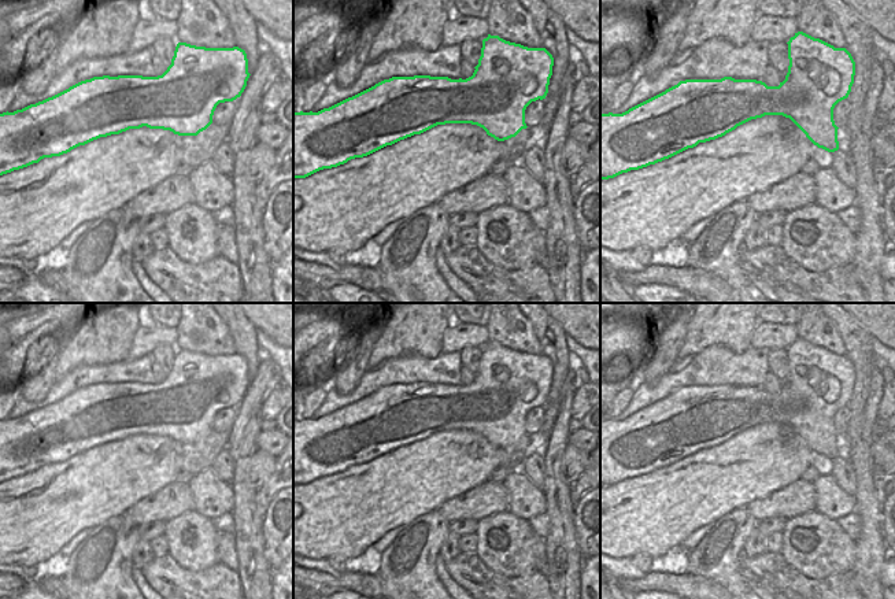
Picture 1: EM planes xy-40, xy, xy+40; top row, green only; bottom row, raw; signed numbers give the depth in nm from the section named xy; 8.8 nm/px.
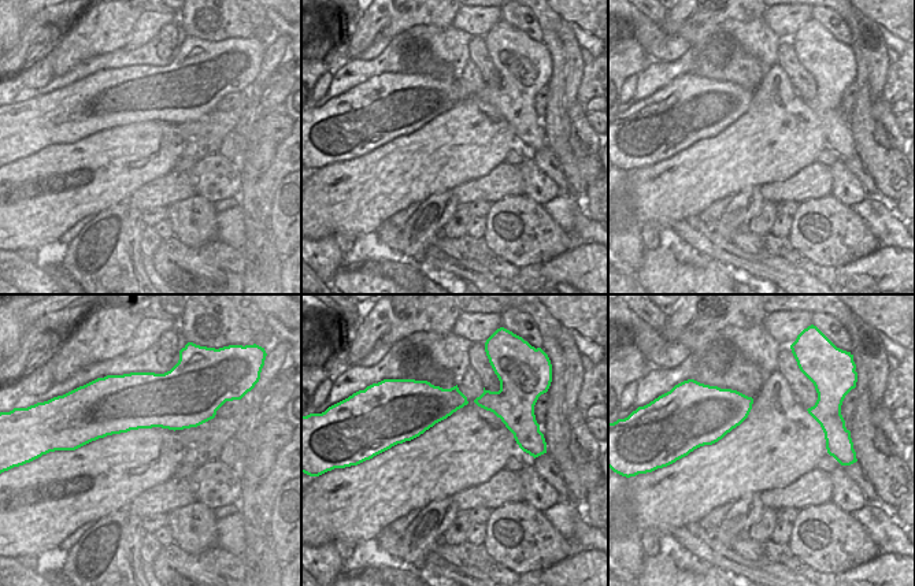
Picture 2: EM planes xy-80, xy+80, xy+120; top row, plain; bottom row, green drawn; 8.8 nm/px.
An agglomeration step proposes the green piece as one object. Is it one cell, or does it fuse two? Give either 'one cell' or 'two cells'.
two cells

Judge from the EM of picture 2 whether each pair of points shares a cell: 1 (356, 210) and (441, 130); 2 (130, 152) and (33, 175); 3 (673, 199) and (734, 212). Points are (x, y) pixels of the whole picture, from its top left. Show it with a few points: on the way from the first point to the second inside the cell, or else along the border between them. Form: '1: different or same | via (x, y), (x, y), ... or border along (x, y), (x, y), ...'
1: same | via (377, 189), (386, 180), (397, 174), (421, 151)
2: same | via (106, 163), (84, 163), (69, 170), (58, 170)
3: different | border along (758, 186), (747, 186), (733, 196)

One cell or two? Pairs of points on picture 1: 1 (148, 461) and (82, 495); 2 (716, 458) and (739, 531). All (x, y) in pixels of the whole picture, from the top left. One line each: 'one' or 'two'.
1: one
2: two

